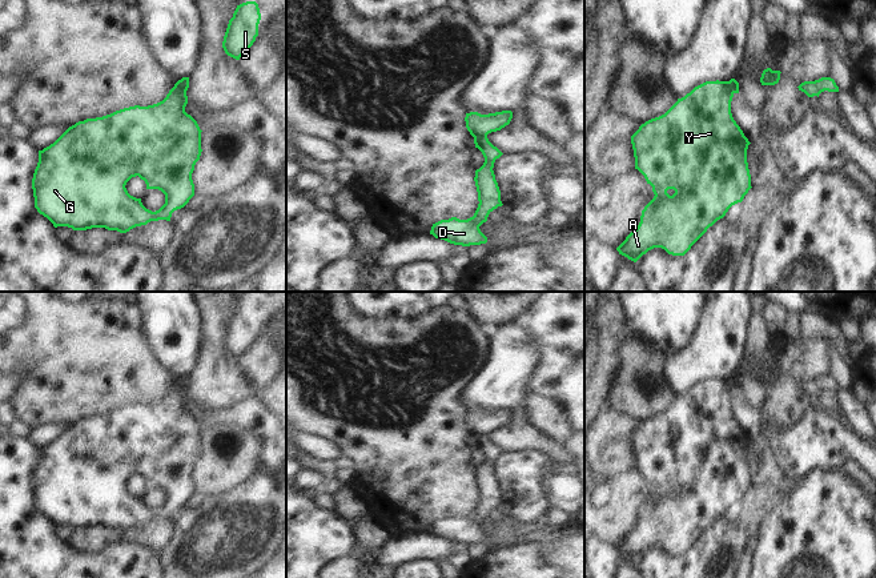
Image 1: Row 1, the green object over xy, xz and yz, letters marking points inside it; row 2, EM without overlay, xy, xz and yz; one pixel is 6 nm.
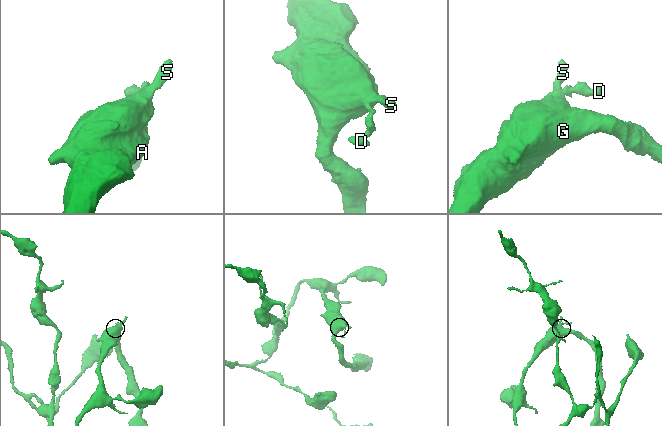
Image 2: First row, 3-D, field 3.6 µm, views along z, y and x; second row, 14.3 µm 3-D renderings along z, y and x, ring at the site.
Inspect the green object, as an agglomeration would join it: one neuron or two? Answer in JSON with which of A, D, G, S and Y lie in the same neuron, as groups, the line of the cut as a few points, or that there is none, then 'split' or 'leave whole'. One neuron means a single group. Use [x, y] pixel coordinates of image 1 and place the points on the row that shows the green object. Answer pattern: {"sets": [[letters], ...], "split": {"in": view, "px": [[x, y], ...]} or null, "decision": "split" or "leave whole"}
{"sets": [["A", "G", "S", "Y"], ["D"]], "split": {"in": "xz", "px": [[486, 135], [479, 135], [474, 139]]}, "decision": "split"}

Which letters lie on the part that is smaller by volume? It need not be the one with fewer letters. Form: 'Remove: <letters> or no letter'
Remove: D

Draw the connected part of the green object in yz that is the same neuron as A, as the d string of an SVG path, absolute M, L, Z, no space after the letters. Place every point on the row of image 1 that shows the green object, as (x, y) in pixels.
M706 81L678 99L664 115L642 124L631 136L635 169L644 176L655 196L642 210L638 228L616 248L619 254L634 262L654 248L662 248L672 256L684 256L732 205L743 201L752 188L747 162L751 143L732 117L732 97L728 81Z

